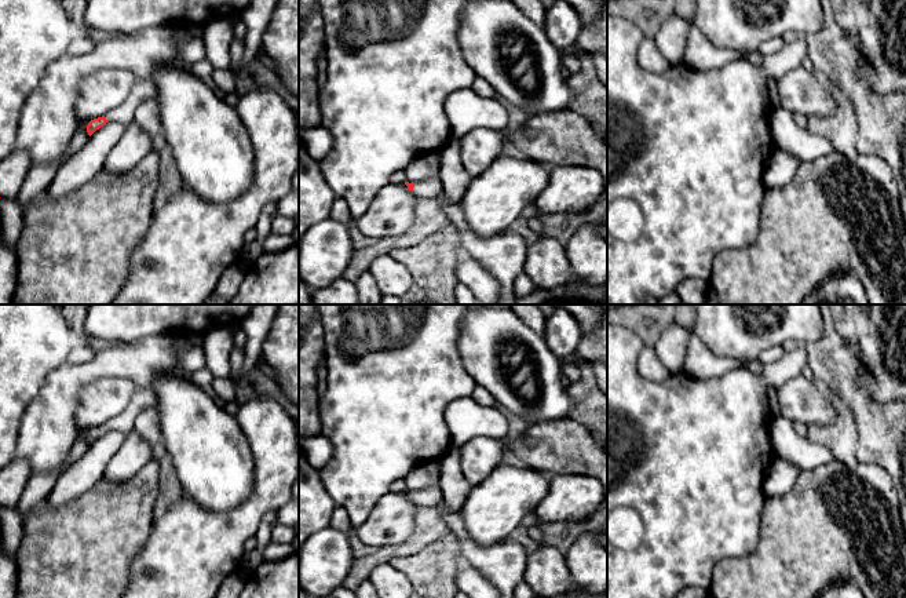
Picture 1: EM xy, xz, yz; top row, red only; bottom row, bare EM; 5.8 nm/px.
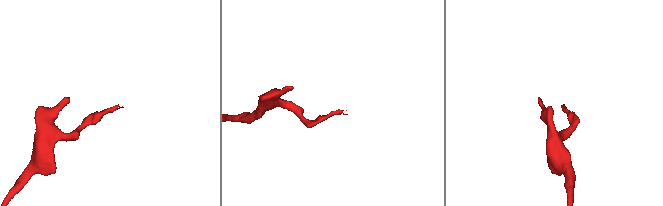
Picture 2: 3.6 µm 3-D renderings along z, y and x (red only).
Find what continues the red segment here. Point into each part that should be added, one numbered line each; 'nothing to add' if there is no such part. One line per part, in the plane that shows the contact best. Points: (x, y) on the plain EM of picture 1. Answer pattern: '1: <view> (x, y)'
1: xz (428, 498)

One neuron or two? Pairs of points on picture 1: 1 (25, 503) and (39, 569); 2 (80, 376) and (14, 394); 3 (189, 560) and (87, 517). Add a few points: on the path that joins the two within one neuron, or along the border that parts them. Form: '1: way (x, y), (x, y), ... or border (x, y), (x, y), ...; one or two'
1: border (44, 499), (39, 500), (22, 517); two
2: border (61, 363), (48, 374), (22, 415); two
3: border (154, 518), (152, 533), (134, 557), (130, 571); two

